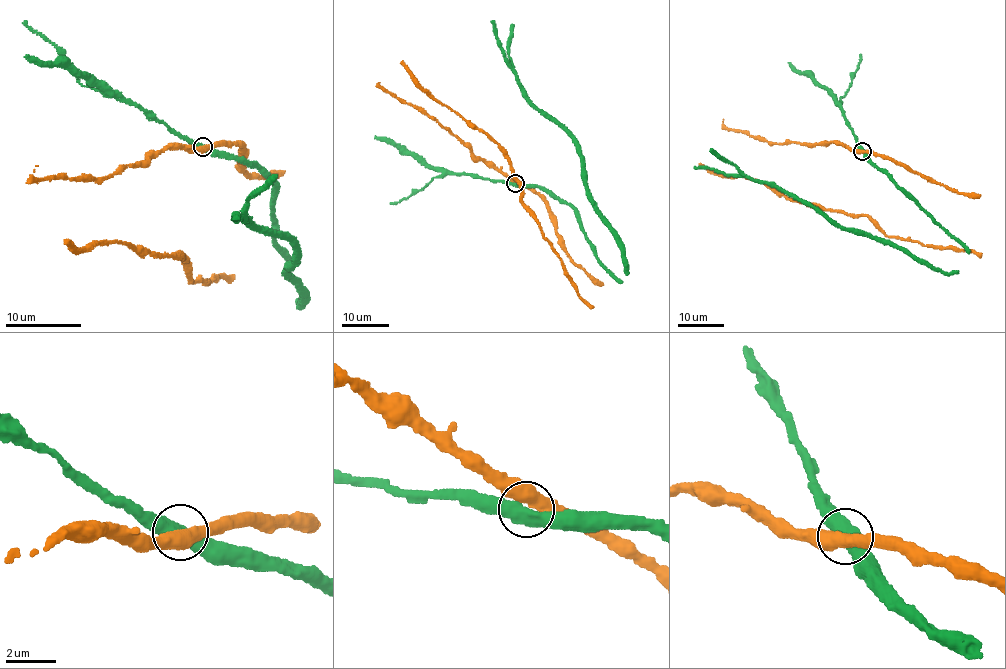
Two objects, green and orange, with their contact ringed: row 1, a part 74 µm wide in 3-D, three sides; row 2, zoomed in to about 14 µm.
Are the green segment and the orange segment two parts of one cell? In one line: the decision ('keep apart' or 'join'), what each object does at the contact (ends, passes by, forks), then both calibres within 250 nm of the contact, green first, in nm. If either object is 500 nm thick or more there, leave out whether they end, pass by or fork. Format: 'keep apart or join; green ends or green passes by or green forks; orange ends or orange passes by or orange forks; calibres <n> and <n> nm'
join; green passes by; orange passes by; calibres 480 and 440 nm

